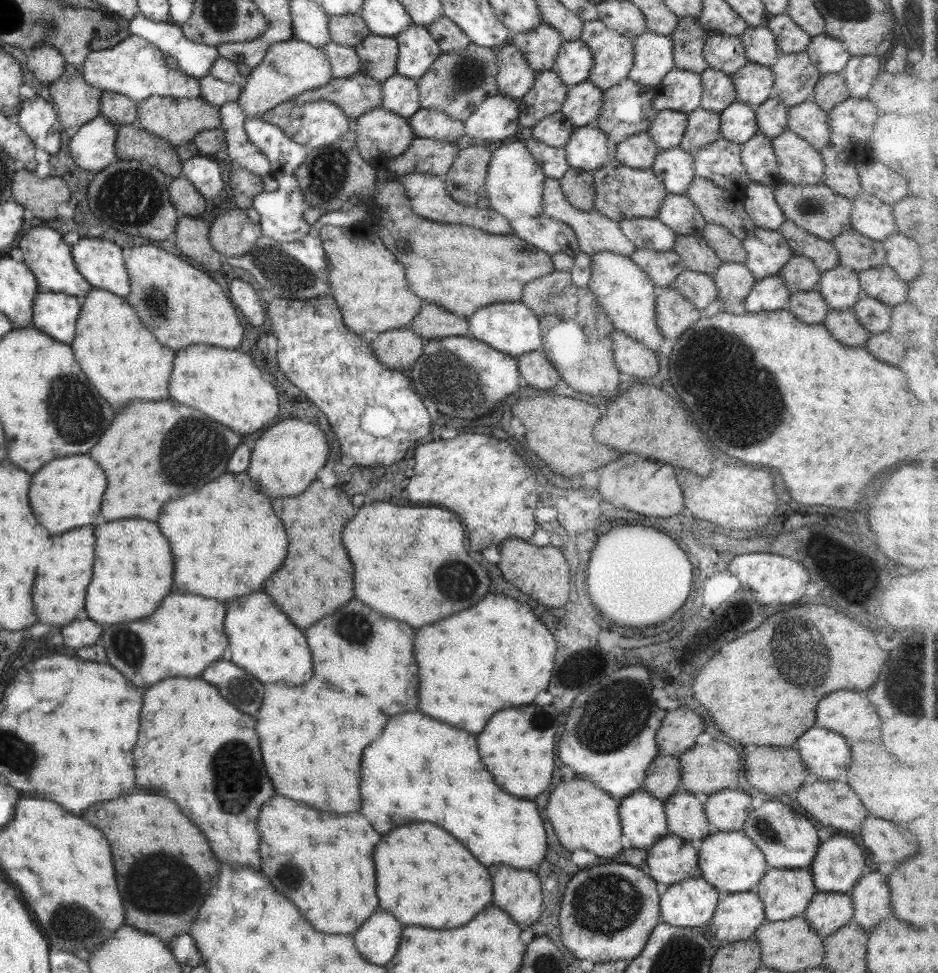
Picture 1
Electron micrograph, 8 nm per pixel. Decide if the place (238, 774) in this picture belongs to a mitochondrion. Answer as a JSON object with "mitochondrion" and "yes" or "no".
{"mitochondrion":"yes"}

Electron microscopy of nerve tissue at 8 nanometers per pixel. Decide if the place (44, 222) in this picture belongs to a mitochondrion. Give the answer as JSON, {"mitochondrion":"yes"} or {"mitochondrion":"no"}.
{"mitochondrion":"no"}

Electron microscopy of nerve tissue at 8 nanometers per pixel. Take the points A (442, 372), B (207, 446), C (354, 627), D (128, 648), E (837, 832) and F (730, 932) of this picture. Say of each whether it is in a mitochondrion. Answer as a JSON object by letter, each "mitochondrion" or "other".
{"A":"mitochondrion","B":"mitochondrion","C":"mitochondrion","D":"mitochondrion","E":"other","F":"other"}

